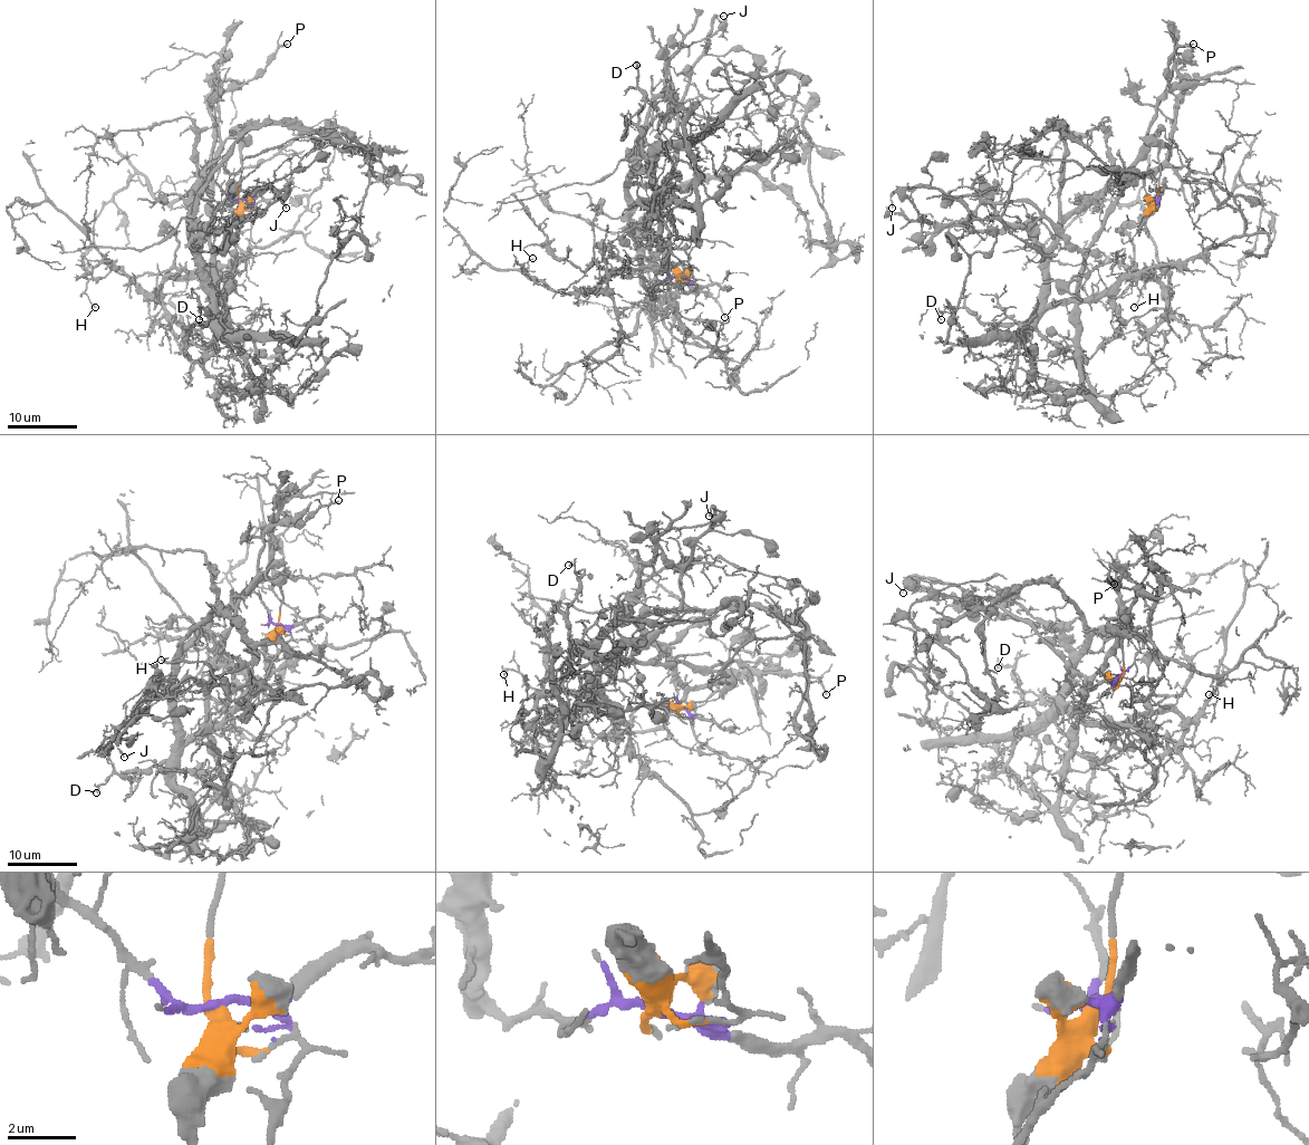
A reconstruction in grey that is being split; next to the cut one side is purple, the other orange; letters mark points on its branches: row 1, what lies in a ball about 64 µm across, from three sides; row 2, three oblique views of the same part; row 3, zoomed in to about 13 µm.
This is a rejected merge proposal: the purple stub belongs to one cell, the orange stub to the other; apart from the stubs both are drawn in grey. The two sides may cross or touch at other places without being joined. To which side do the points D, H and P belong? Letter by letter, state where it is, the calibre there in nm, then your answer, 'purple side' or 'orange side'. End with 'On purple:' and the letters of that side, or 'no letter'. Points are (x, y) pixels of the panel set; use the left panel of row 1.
D: (199, 319) | 130 nm | purple side
H: (95, 307) | 110 nm | purple side
P: (287, 44) | 170 nm | orange side
On purple: D, H

